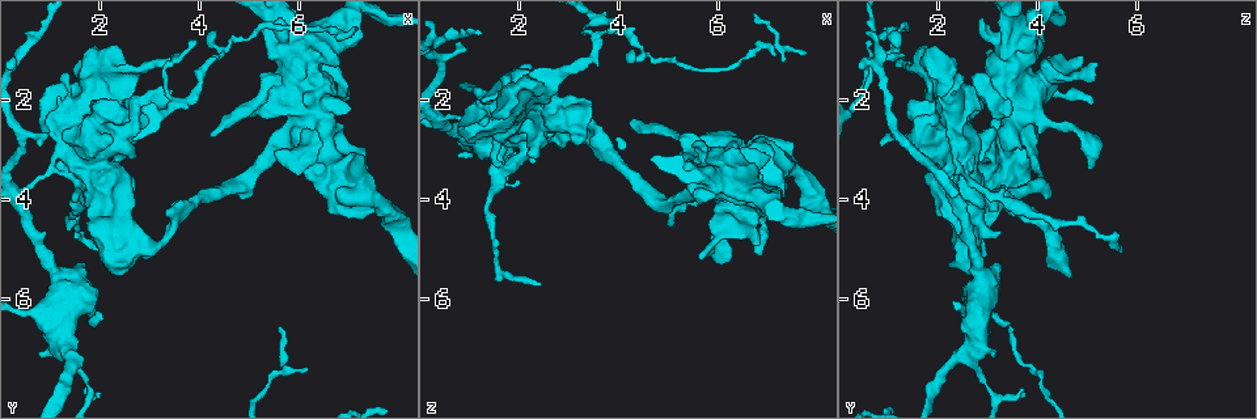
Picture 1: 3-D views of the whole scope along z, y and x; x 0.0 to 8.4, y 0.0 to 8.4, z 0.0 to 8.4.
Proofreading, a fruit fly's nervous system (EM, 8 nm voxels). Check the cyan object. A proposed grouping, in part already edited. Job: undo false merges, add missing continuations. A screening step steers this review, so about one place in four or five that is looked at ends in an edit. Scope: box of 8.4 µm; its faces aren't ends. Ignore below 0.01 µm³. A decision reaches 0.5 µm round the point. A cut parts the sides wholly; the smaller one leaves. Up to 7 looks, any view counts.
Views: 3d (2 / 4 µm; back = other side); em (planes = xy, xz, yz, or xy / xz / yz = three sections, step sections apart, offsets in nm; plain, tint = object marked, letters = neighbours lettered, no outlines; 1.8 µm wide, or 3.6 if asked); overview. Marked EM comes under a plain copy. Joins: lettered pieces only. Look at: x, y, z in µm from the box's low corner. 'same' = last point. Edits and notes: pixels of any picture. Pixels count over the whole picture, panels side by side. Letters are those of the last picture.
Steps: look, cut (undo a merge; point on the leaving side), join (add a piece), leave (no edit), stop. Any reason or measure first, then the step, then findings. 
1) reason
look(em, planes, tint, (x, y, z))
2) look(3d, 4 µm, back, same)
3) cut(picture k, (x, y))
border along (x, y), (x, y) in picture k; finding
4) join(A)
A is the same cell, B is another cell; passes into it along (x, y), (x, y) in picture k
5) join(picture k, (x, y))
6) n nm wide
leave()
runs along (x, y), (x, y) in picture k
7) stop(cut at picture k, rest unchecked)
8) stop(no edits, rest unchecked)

touches itself
look(3d, 4 µm, (1.45, 2.15, 2.35))

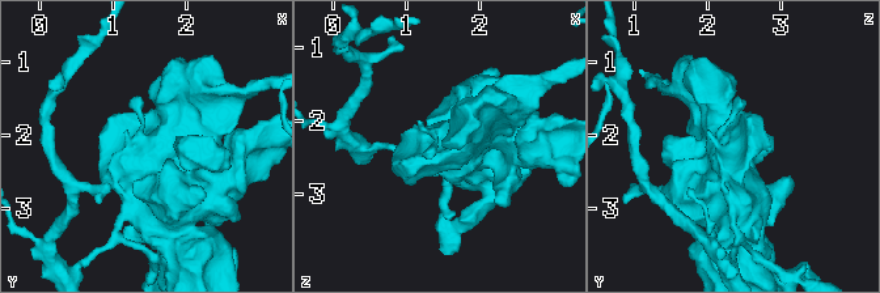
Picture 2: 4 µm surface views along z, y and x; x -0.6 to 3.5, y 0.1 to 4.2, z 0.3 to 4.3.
look(em, 3.6 µm, planes, letters, (1.40, 2.20, 2.30))

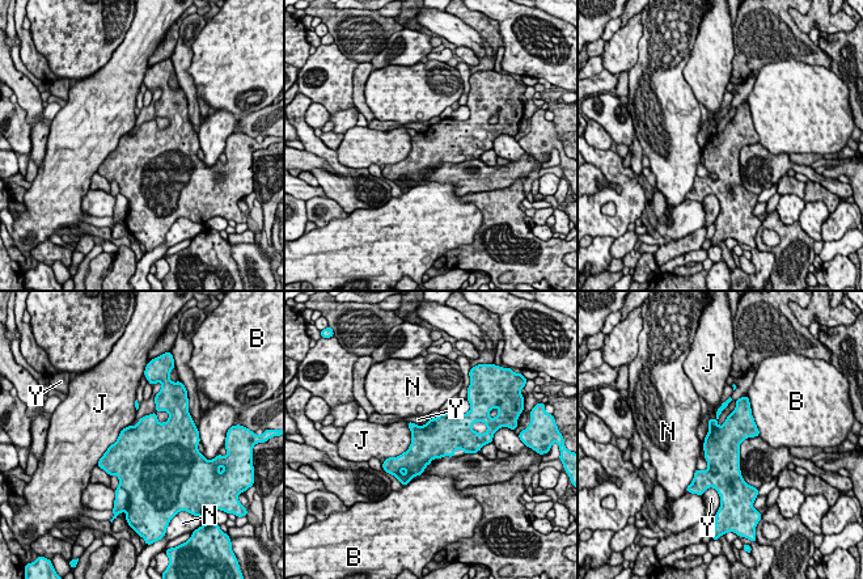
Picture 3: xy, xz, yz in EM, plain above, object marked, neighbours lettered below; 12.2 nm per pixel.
440 nm wide
cut(picture 3, (410, 425))
B, J, N and Y are other cells; border along (418, 426), (411, 430) in picture 3; two neurons meet here

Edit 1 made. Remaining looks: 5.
sudden change in width
look(3d, 4 µm, (5.95, 2.10, 3.50))

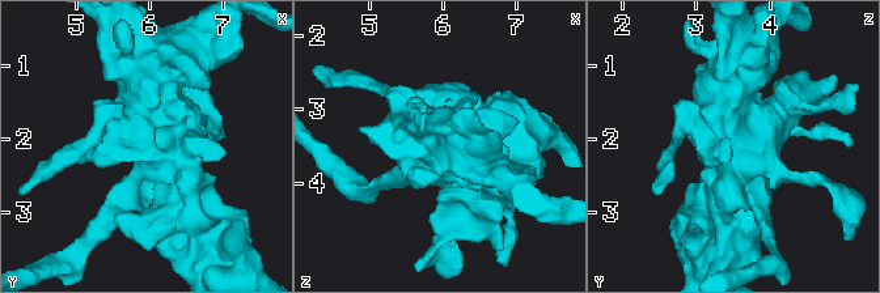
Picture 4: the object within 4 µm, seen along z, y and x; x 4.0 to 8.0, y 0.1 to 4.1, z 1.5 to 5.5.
now the EM
look(em, planes, tint, (5.95, 2.00, 3.50))

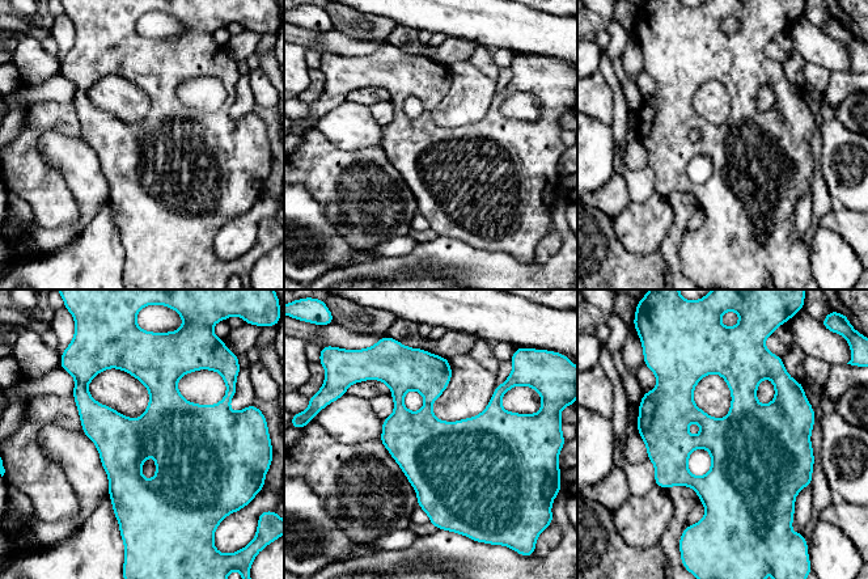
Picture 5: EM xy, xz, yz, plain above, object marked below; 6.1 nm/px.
see the neighbours
look(em, planes, letters, same)

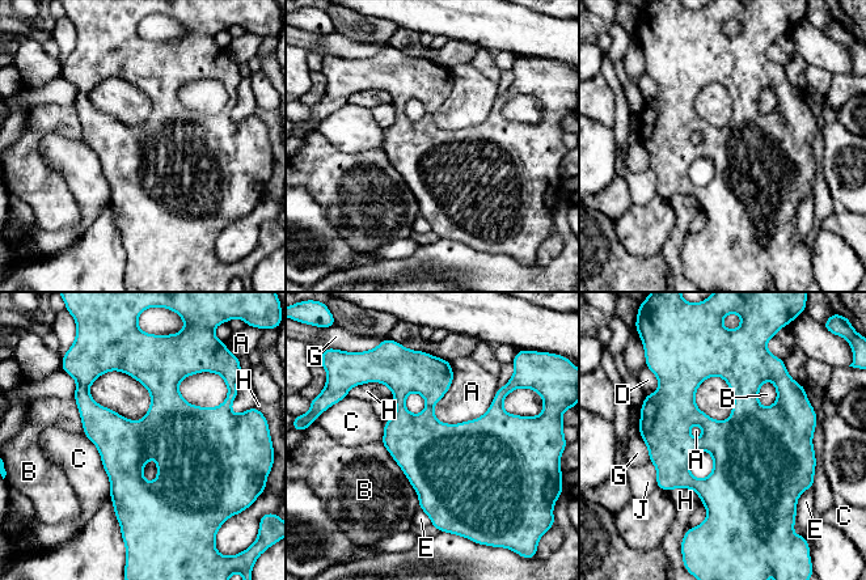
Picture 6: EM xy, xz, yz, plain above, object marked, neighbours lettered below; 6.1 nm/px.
leave()
A, B, C, D, E, G, H and J are other cells; border along (450, 363), (434, 415), (480, 418) in picture 6; continuous, no second neuron

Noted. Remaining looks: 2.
stop(cut at picture 3, rest unchecked)

